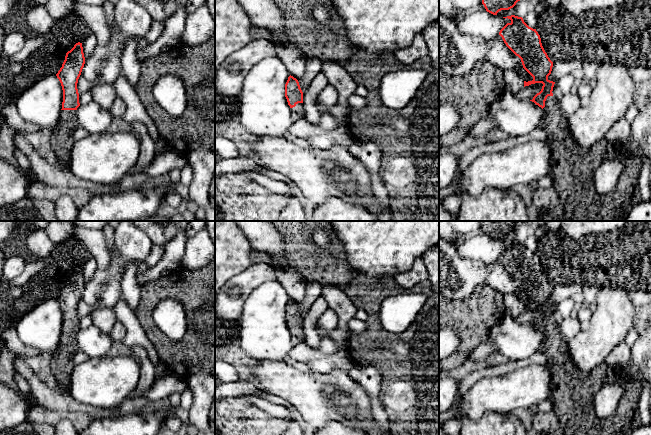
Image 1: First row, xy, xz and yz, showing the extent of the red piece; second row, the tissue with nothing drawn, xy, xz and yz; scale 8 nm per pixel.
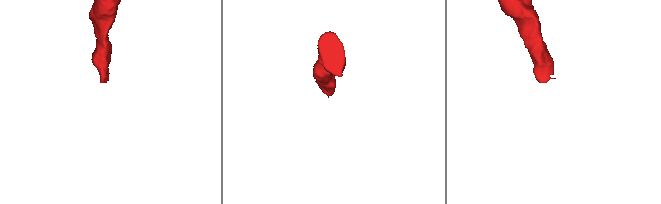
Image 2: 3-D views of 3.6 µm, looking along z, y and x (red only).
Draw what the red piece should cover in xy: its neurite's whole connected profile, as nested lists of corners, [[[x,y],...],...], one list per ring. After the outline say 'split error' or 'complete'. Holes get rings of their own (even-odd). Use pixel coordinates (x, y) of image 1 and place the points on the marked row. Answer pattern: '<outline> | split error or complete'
[[[78,42],[66,53],[62,67],[56,74],[63,90],[61,116],[52,129],[51,145],[63,167],[68,167],[71,149],[75,143],[74,131],[79,128],[76,110],[80,106],[78,79],[85,64],[82,43]]] | split error

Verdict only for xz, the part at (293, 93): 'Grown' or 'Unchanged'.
Grown

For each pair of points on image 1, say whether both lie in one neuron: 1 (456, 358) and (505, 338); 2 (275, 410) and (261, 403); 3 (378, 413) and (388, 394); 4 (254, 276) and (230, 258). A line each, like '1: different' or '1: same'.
1: different
2: same
3: different
4: different

